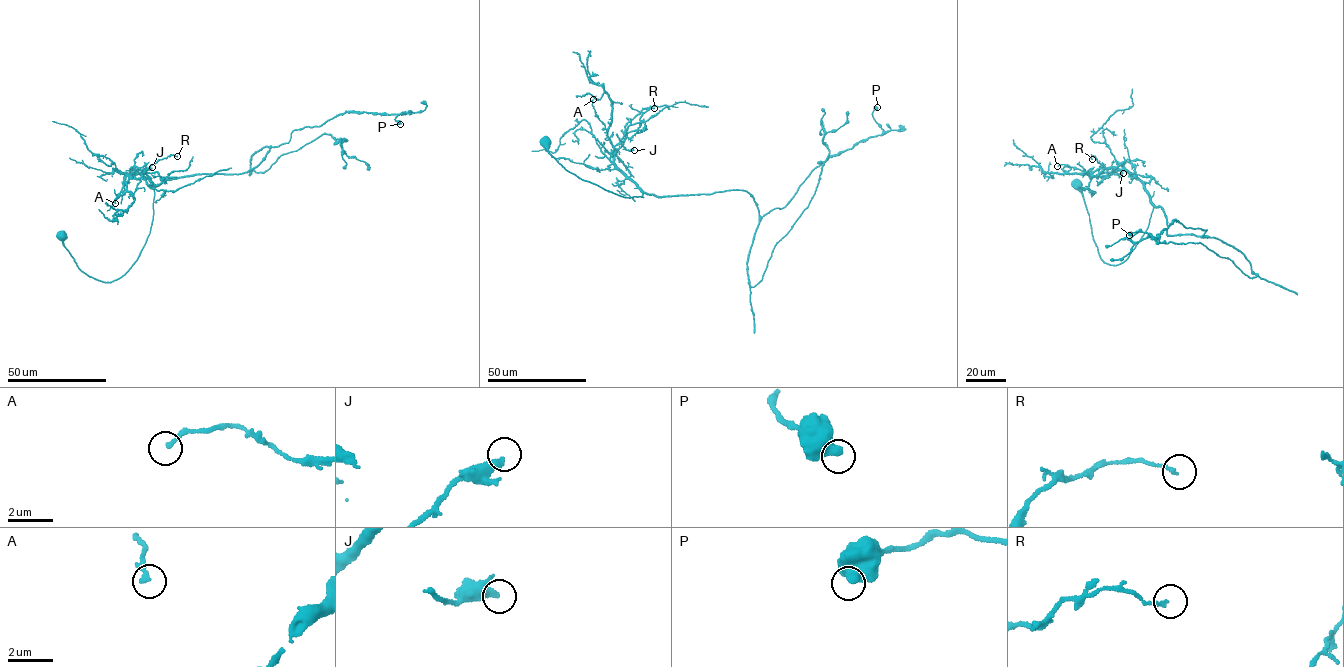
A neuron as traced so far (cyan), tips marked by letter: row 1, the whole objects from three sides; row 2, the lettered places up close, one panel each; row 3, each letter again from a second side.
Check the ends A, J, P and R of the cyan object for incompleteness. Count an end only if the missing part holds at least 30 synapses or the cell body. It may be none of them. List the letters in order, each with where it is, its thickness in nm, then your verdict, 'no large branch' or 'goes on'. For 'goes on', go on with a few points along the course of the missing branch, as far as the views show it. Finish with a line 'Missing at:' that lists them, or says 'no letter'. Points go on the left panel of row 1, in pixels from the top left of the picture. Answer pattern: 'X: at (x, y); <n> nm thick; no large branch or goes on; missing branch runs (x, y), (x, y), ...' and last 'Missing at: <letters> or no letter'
A: at (115, 203); 220 nm thick; no large branch
J: at (152, 167); 360 nm thick; no large branch
P: at (400, 124); 500 nm thick; no large branch
R: at (177, 156); 140 nm thick; no large branch
Missing at: no letter

